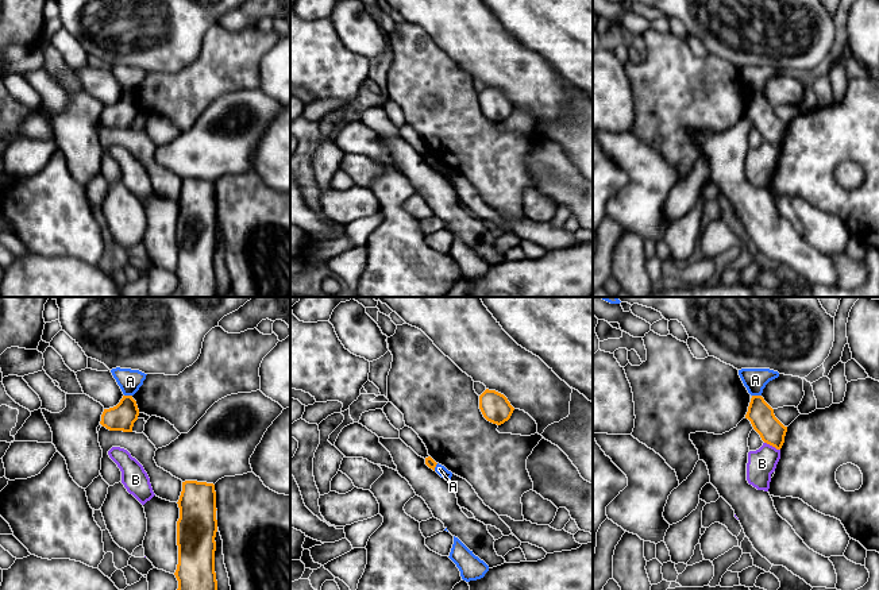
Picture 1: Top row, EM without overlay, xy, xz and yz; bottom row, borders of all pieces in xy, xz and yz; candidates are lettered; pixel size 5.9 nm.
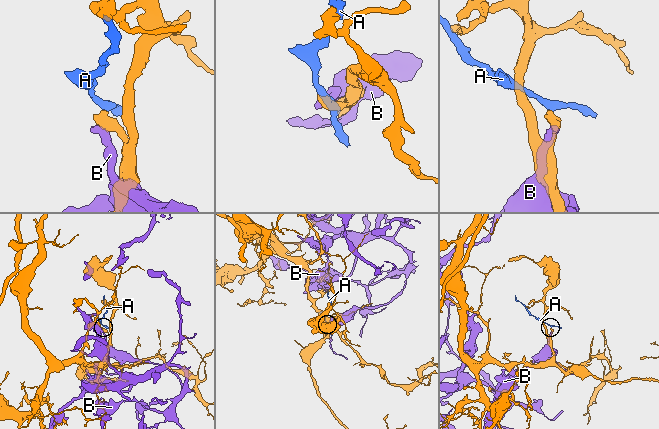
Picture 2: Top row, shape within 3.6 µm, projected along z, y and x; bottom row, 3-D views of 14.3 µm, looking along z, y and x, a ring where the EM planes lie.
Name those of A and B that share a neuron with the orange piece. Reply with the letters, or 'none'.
none

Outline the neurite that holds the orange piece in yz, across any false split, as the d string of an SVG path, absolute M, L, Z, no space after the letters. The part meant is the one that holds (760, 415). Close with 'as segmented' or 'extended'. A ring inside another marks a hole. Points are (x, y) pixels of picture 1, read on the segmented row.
M752 396L745 419L751 421L764 443L776 450L782 448L787 427L775 417L774 409L762 396Z | as segmented

